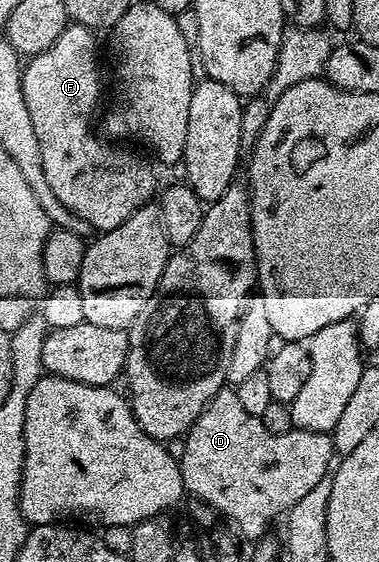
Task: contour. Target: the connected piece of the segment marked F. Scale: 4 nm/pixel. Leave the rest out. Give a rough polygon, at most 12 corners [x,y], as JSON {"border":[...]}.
{"border":[[69,24],[27,59],[21,92],[42,171],[103,232],[157,186],[92,131],[96,38]]}

